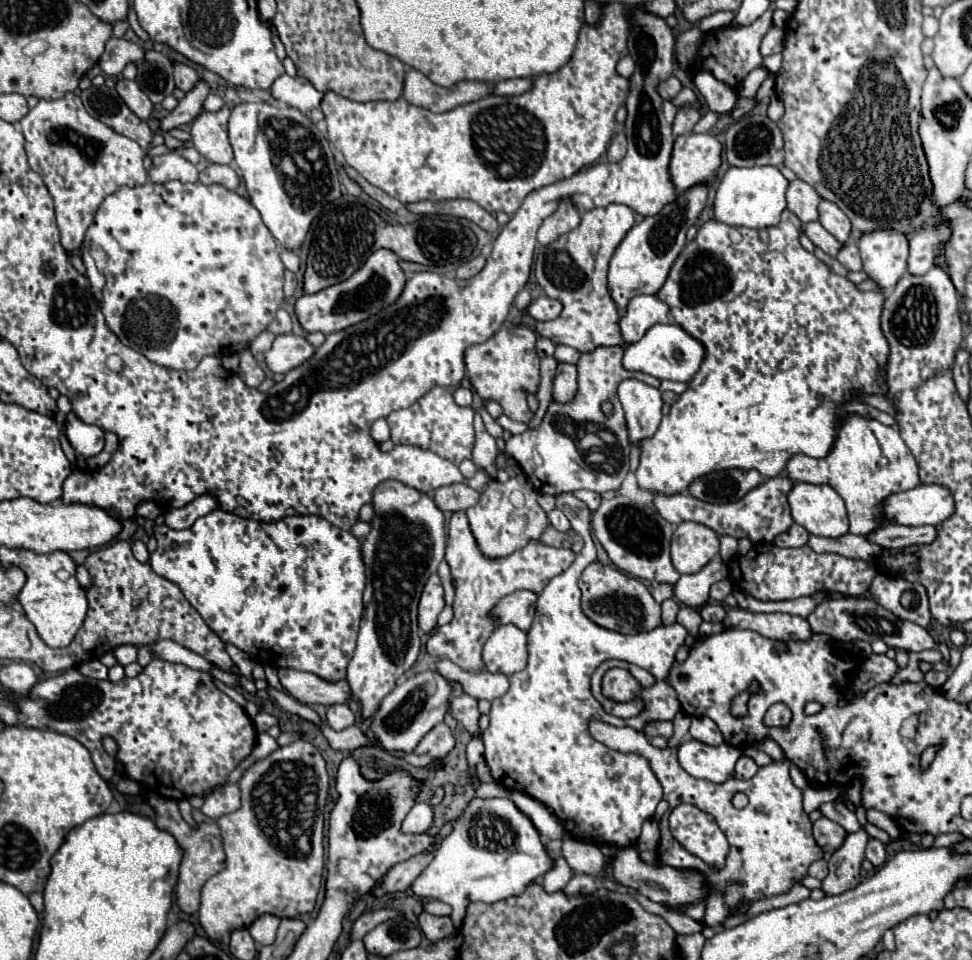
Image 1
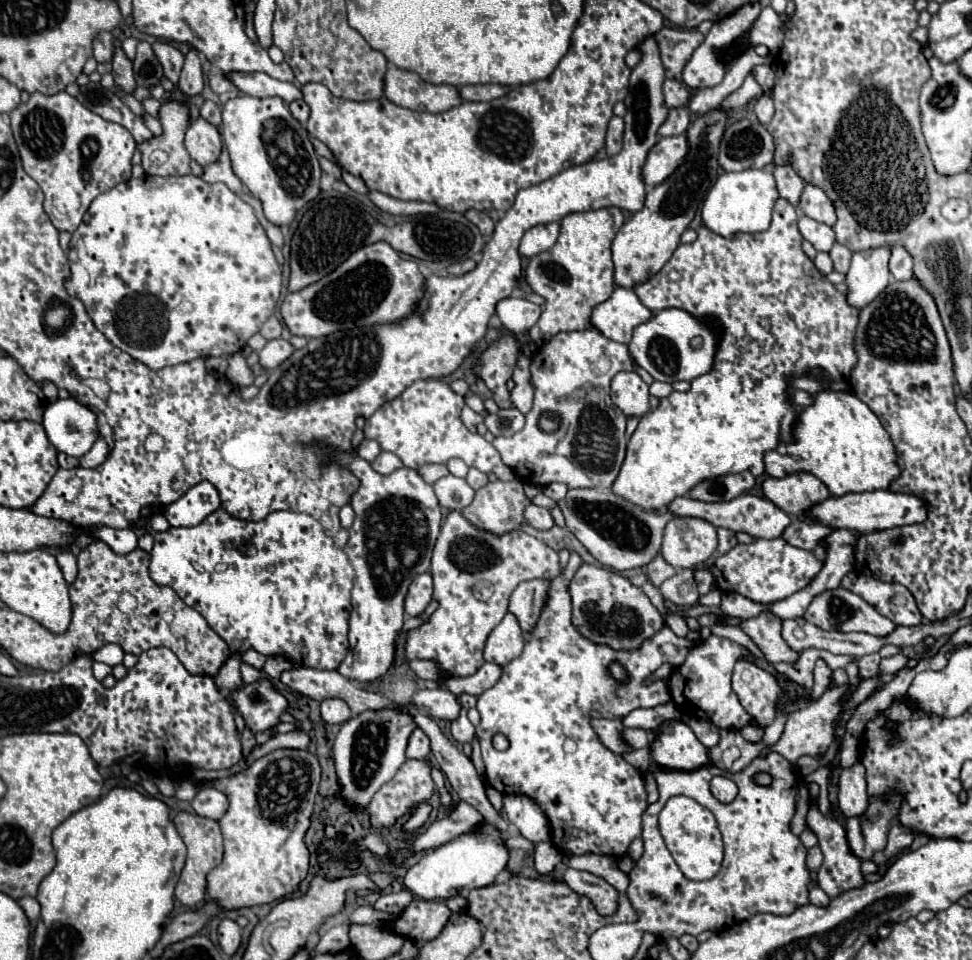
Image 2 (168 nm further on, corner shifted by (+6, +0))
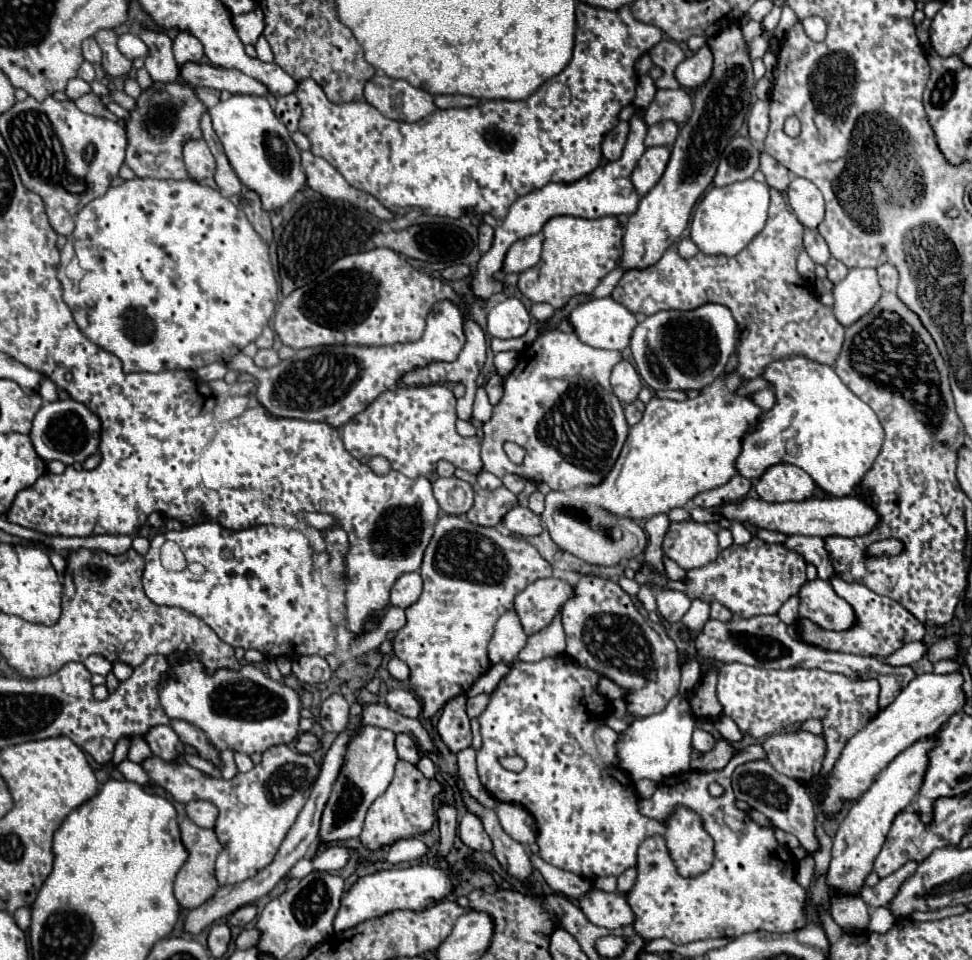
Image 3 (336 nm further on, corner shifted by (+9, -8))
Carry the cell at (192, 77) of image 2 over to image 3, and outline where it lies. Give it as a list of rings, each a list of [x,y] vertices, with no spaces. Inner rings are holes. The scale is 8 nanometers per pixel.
[[[182,30],[176,34],[174,38],[174,44],[172,44],[172,50],[174,50],[174,58],[178,64],[184,64],[186,60],[194,60],[194,62],[200,62],[202,56],[204,56],[204,48],[200,44],[198,38],[194,38],[190,32]]]

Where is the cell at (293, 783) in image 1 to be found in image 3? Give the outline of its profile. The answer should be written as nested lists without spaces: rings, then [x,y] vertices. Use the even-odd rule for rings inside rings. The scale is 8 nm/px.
[[[290,746],[268,748],[262,754],[262,762],[260,764],[256,764],[246,774],[238,772],[232,780],[224,780],[224,778],[216,780],[216,778],[212,778],[212,776],[208,776],[208,774],[192,768],[184,760],[184,754],[178,754],[176,762],[164,762],[162,758],[152,756],[152,758],[146,758],[140,766],[150,776],[150,780],[154,780],[162,788],[166,788],[174,796],[174,800],[178,800],[182,804],[186,804],[188,800],[208,800],[208,802],[212,802],[218,808],[216,836],[218,836],[218,840],[224,846],[224,850],[216,858],[216,878],[218,878],[220,884],[242,882],[242,880],[254,876],[254,872],[258,872],[260,866],[270,864],[270,860],[278,852],[278,846],[282,844],[286,832],[294,824],[298,812],[304,808],[304,804],[306,804],[306,800],[310,796],[312,782],[318,778],[318,766],[316,766],[316,762],[308,754],[300,754],[298,750],[294,750]]]

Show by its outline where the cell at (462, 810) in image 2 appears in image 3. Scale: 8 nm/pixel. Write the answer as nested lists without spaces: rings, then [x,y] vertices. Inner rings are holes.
[[[466,812],[459,821],[458,826],[459,837],[462,842],[472,848],[472,850],[482,850],[482,852],[490,852],[492,850],[492,842],[480,822],[480,818],[472,812]]]

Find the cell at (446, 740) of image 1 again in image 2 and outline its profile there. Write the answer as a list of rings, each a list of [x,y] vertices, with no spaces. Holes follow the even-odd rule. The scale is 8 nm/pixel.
[[[417,728],[413,732],[413,736],[409,738],[409,746],[407,746],[407,758],[415,758],[415,760],[425,760],[429,756],[431,748],[429,748],[429,738],[427,734]]]

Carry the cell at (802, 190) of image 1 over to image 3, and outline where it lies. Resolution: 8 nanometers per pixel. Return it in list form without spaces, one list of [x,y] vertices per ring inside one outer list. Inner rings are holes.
[[[760,152],[760,170],[764,172],[768,186],[772,186],[772,188],[776,188],[780,192],[784,192],[788,188],[788,184],[790,184],[790,172],[782,164],[778,164],[766,152]]]

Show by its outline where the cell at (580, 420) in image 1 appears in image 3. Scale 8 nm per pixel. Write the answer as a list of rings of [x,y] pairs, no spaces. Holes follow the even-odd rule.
[[[548,330],[540,334],[520,354],[518,374],[512,370],[506,376],[504,396],[494,406],[492,418],[482,426],[482,470],[498,478],[516,474],[532,482],[546,482],[552,490],[562,492],[582,484],[598,484],[614,466],[630,430],[622,404],[610,388],[610,372],[618,360],[622,356],[618,358],[618,354],[608,354],[608,350],[582,344],[574,332]],[[506,440],[526,448],[522,464],[510,462],[502,448]]]

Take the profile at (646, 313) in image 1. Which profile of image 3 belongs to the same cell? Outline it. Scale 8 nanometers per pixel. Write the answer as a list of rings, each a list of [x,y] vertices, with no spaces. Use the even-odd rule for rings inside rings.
[[[610,296],[580,304],[568,320],[584,344],[604,350],[624,350],[636,326],[634,314]]]

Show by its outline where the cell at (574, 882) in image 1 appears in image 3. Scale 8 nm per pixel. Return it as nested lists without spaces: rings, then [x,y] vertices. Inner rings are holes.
[[[592,888],[586,896],[580,898],[578,906],[582,908],[582,912],[592,924],[610,928],[610,930],[630,926],[636,920],[628,900],[618,892],[608,894],[608,892]]]

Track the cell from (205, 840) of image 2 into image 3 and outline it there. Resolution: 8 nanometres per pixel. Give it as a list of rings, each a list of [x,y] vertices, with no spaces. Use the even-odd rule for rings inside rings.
[[[186,818],[180,824],[180,832],[182,832],[182,842],[184,842],[190,856],[188,856],[186,864],[180,868],[180,872],[174,880],[174,896],[176,896],[176,900],[180,902],[182,908],[192,910],[192,908],[198,908],[200,904],[204,904],[208,898],[212,898],[214,892],[220,888],[220,884],[214,876],[214,860],[222,852],[222,844],[218,842],[214,830],[200,828],[190,818]]]

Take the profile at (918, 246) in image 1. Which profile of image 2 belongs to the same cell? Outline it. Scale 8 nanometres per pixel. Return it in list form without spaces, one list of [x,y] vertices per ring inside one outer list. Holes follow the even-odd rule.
[[[897,246],[891,250],[889,268],[897,280],[909,280],[913,278],[913,256],[903,246]]]

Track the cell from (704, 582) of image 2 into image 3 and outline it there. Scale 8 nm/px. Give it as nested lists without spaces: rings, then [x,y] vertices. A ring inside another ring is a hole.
[[[666,556],[662,560],[664,560],[664,572],[666,572],[666,576],[670,576],[670,580],[682,580],[682,576],[686,576],[686,572],[674,560],[670,560]]]

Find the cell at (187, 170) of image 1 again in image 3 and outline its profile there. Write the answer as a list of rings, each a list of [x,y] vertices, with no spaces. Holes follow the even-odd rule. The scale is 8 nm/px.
[[[154,82],[154,88],[142,90],[136,98],[134,110],[130,110],[130,118],[126,122],[126,158],[124,164],[134,170],[138,178],[174,178],[184,180],[188,178],[182,148],[188,140],[200,140],[200,116],[206,112],[206,106],[196,96],[194,88],[186,82]],[[168,126],[168,128],[160,128]]]

